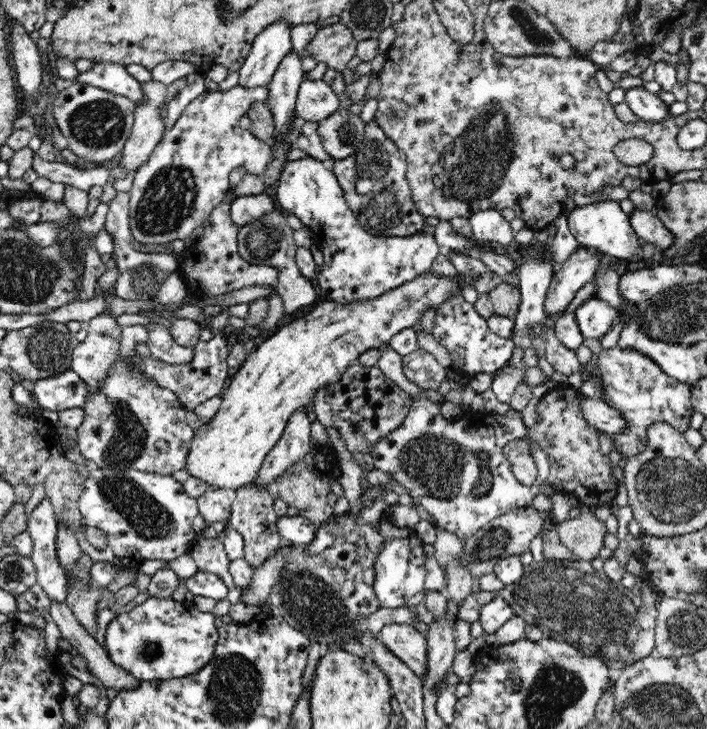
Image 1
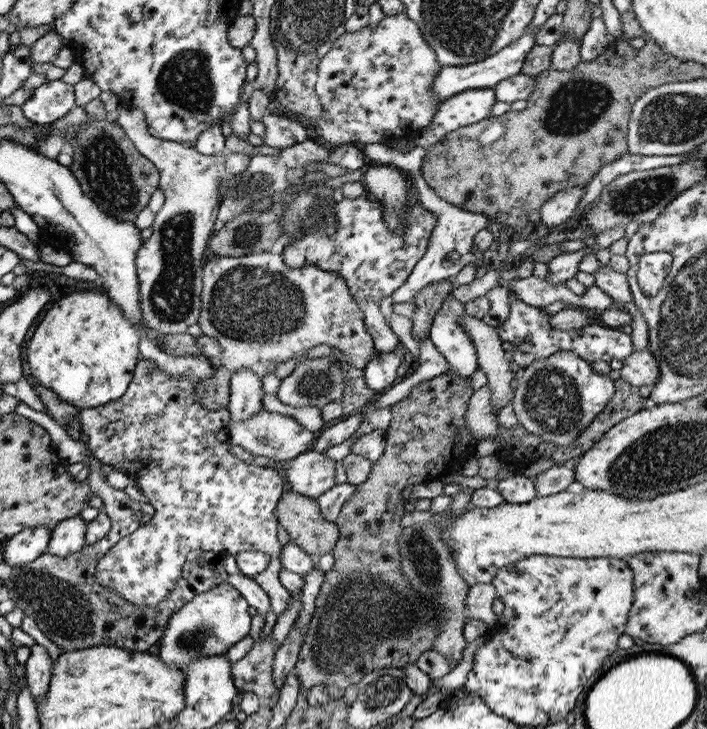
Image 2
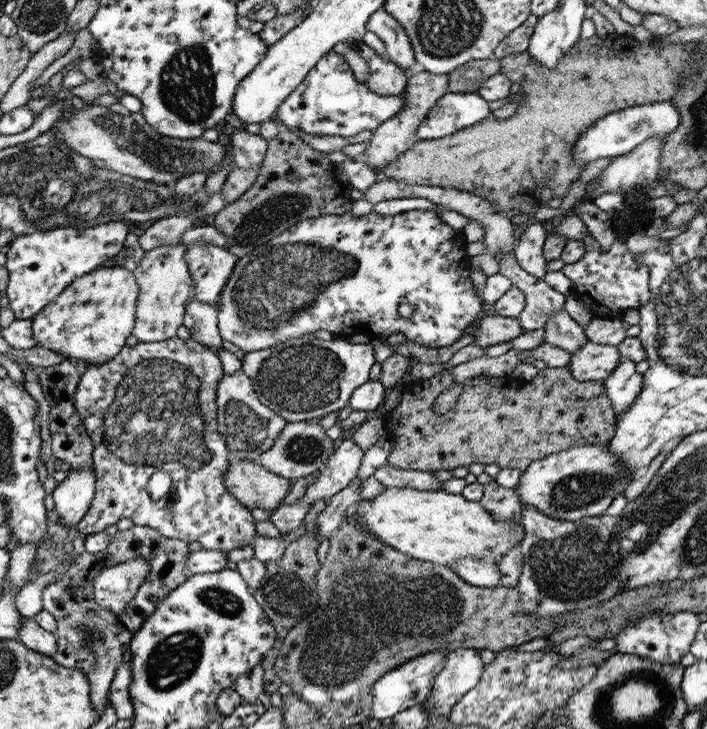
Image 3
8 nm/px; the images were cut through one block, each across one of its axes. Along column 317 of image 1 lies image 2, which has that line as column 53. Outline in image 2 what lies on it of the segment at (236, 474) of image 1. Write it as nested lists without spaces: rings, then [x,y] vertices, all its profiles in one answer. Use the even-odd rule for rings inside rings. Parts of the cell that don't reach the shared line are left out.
[[[72,291],[53,301],[25,346],[32,379],[77,412],[103,407],[119,399],[131,383],[138,352],[138,335],[107,294]]]

